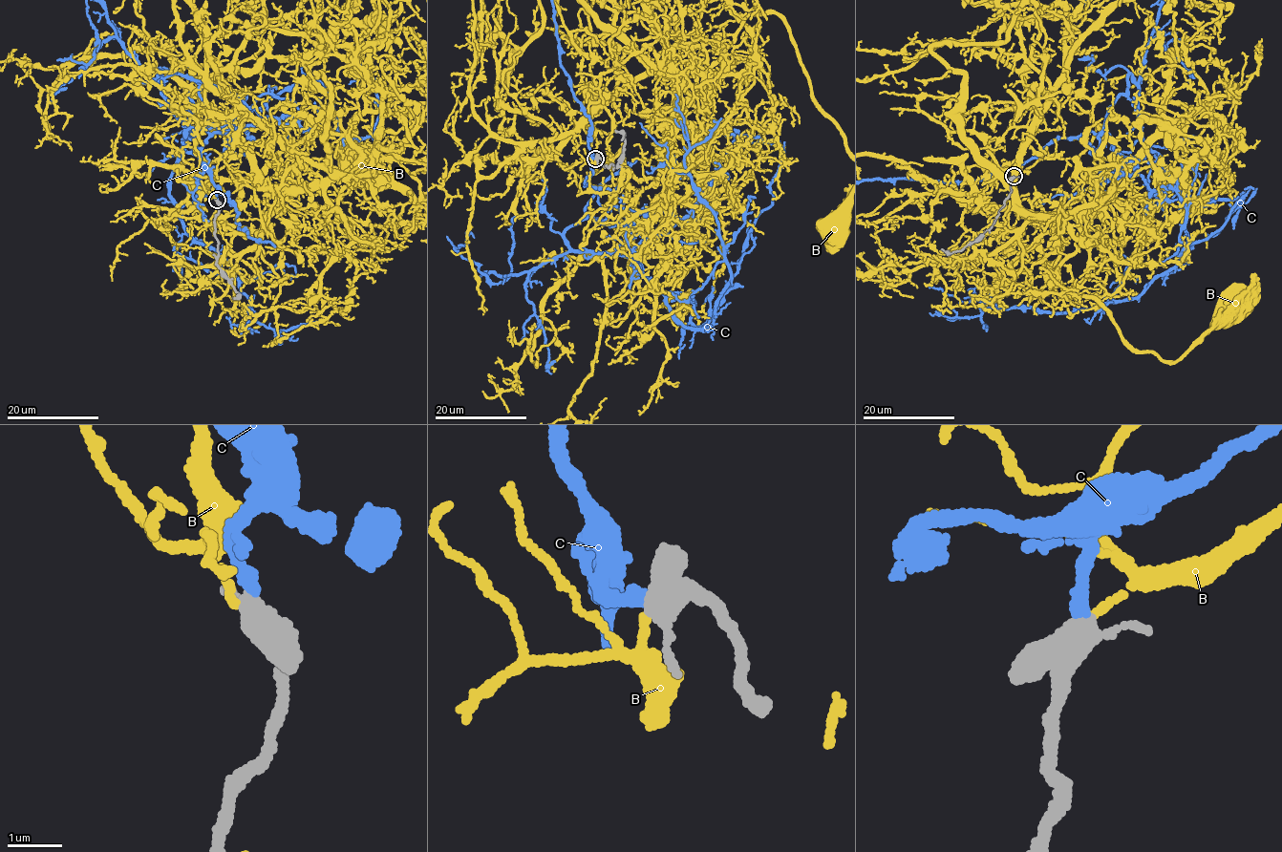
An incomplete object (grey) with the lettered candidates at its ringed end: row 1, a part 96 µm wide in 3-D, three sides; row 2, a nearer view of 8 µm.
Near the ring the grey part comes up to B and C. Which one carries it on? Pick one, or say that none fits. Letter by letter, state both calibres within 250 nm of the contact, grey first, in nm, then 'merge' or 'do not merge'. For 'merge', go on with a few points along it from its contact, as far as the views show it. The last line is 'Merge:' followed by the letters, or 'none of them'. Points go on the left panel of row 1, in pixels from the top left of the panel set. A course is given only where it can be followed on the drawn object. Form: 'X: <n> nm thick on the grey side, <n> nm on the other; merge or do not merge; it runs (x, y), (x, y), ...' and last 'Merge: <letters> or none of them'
B: 320 nm thick on the grey side, 140 nm on the other; do not merge
C: 320 nm thick on the grey side, 240 nm on the other; merge
Merge: C

